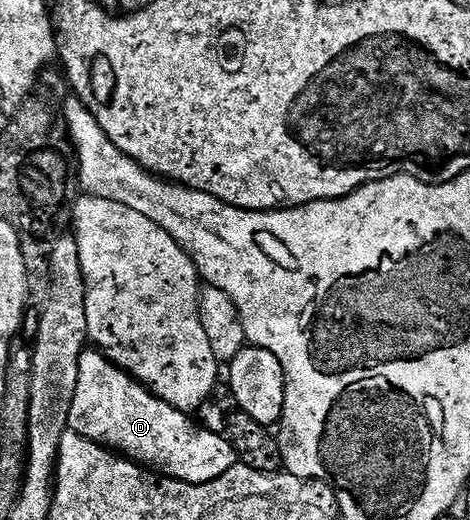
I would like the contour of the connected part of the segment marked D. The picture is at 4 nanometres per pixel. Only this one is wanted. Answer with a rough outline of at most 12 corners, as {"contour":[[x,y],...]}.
{"contour":[[98,350],[80,355],[67,427],[182,483],[235,451]]}

